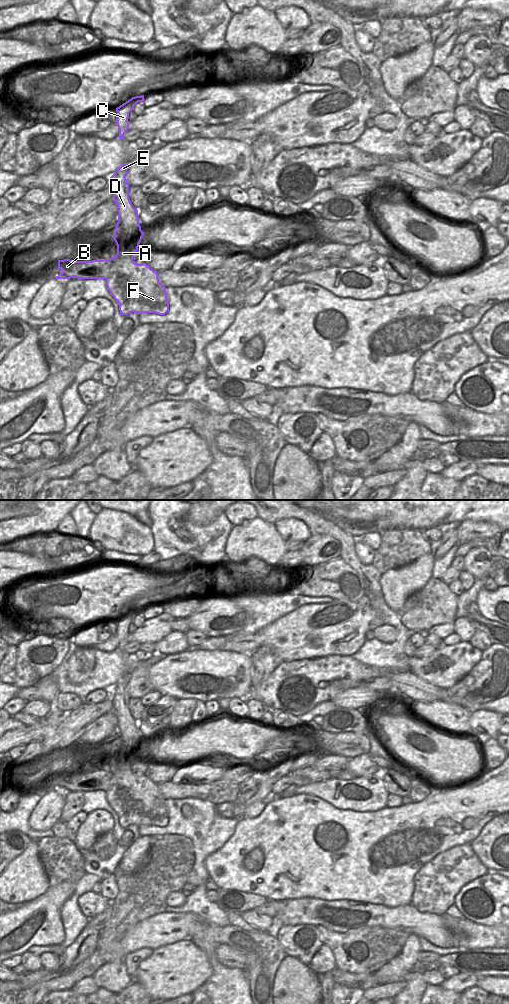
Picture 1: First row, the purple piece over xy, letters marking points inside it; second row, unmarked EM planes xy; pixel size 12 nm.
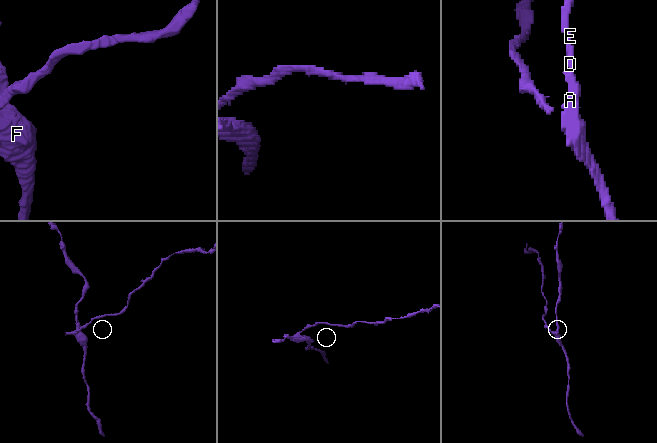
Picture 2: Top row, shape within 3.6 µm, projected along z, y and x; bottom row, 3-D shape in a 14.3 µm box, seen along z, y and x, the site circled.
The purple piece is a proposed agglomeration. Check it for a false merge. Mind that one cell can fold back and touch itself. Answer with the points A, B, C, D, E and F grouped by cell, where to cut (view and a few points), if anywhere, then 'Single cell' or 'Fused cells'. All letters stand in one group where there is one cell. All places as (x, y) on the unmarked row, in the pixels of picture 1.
Groups: A C D E F / B. Split along xy (116, 767), (118, 778), (106, 792). Fused cells

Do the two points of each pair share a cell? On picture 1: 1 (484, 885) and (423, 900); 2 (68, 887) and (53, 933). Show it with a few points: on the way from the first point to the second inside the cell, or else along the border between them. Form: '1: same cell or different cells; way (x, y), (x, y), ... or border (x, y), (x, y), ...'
1: different cells; border (478, 877), (467, 882), (461, 888), (453, 903)
2: same cell; way (57, 898), (53, 902), (53, 922)

